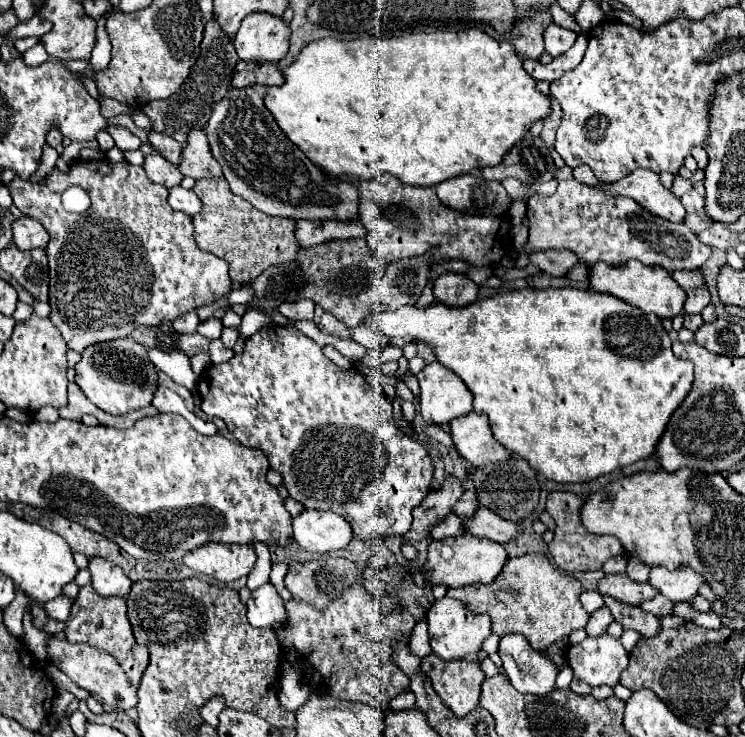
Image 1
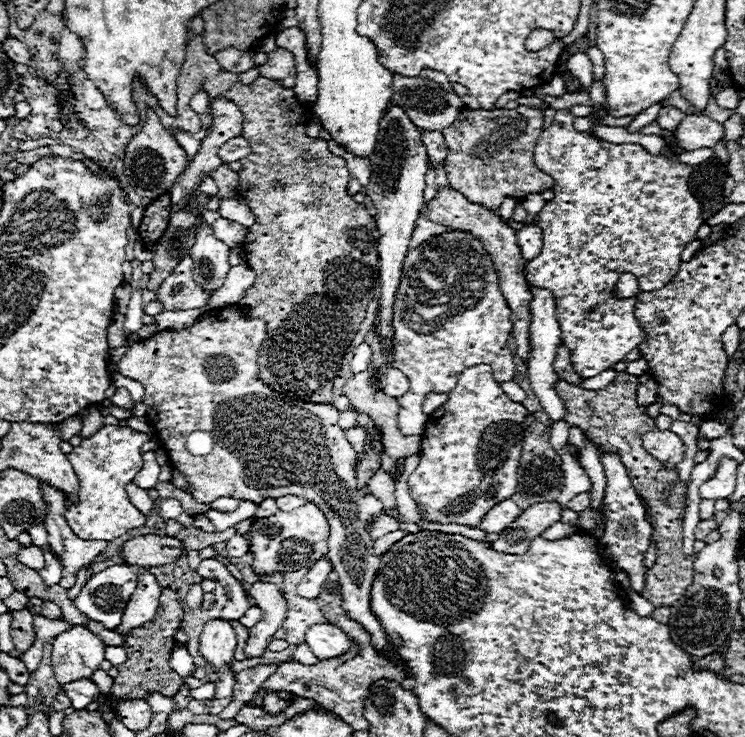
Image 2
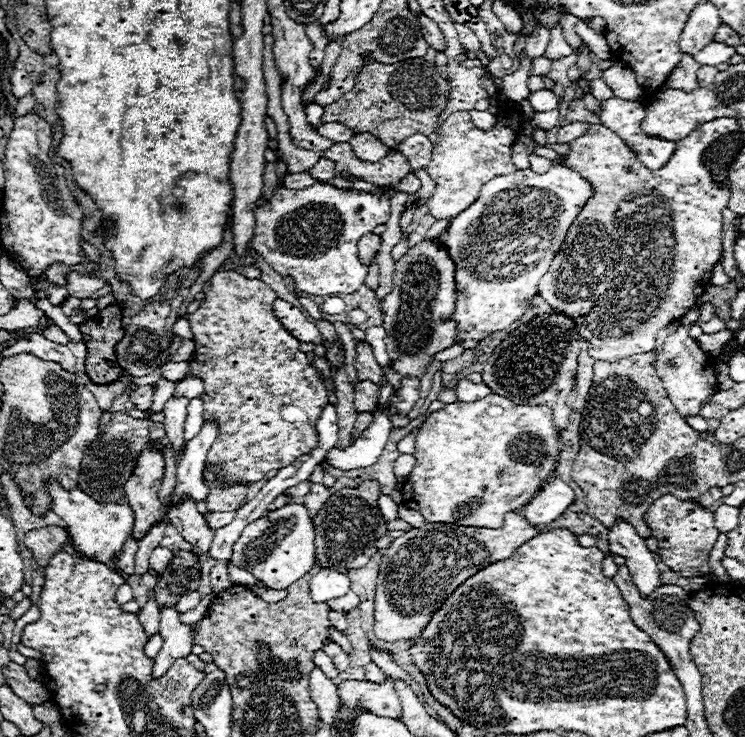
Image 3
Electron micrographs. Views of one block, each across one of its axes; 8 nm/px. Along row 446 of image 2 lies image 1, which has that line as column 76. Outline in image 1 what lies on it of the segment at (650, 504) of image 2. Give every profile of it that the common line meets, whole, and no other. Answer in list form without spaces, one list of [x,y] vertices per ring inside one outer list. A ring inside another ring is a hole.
[[[92,586],[80,588],[78,598],[74,600],[70,620],[66,622],[66,640],[74,644],[88,644],[100,648],[116,658],[116,662],[124,668],[128,680],[132,684],[140,684],[140,678],[148,666],[148,648],[136,644],[130,628],[130,620],[126,616],[126,600],[124,598],[102,598],[94,592]]]

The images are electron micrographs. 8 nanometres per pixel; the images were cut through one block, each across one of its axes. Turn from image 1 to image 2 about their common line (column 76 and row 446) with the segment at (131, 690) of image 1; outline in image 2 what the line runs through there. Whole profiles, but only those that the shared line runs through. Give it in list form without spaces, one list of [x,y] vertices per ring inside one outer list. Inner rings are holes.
[[[654,430],[642,436],[644,448],[648,454],[664,464],[678,464],[684,460],[684,442],[672,430]]]

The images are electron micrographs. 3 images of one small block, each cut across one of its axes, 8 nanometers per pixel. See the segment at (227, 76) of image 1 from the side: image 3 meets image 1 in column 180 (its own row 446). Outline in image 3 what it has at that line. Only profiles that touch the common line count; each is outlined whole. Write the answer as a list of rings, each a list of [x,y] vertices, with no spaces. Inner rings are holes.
[[[104,412],[100,418],[100,434],[88,444],[88,450],[84,452],[78,486],[84,488],[84,492],[96,496],[96,500],[120,502],[124,498],[124,484],[136,466],[134,462],[140,456],[140,448],[150,440],[162,438],[166,438],[166,428],[162,422],[136,420],[126,412]]]

